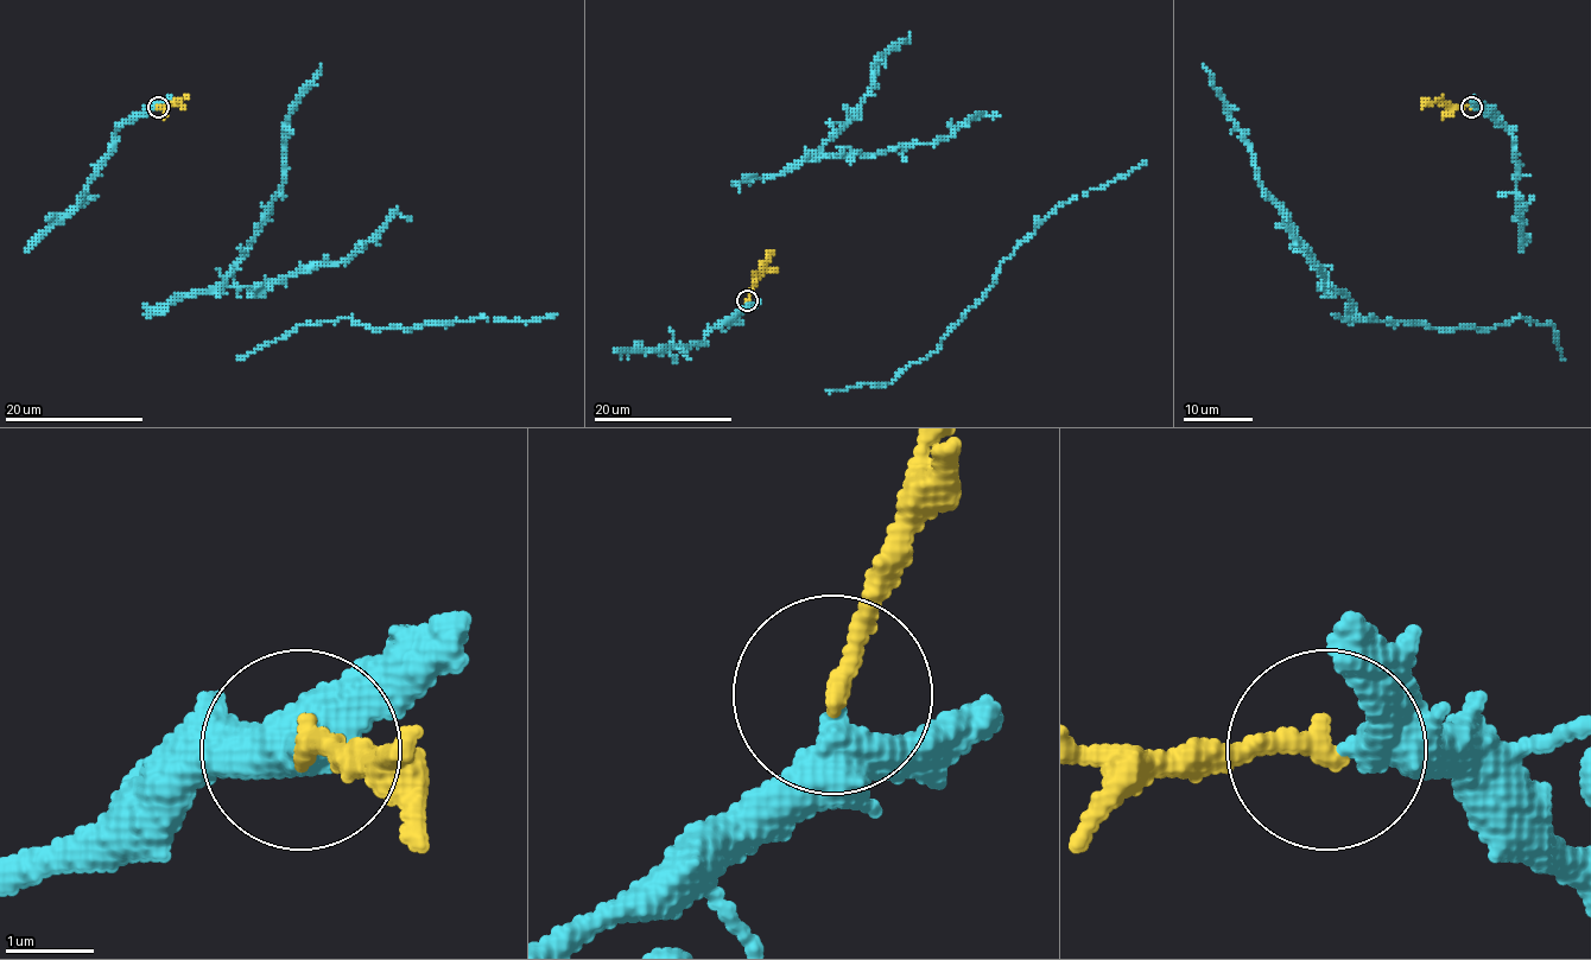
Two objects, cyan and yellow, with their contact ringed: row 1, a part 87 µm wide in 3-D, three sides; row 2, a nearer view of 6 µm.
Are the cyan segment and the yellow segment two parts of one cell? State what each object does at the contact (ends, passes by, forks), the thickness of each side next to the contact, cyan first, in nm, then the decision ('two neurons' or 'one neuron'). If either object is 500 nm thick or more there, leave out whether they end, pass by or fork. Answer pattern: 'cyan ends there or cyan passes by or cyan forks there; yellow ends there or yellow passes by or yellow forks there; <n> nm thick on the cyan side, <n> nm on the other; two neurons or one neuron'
cyan forks there; yellow ends there; 320 nm thick on the cyan side, 280 nm on the other; two neurons

